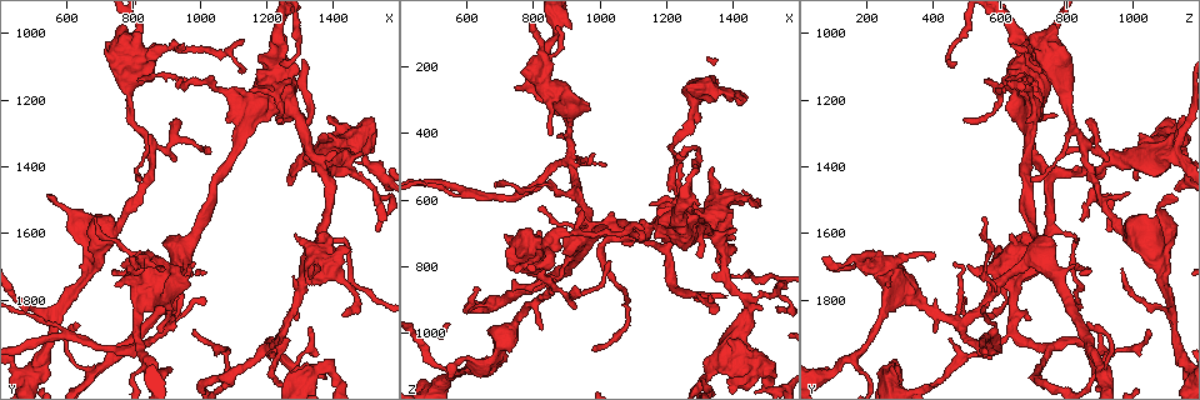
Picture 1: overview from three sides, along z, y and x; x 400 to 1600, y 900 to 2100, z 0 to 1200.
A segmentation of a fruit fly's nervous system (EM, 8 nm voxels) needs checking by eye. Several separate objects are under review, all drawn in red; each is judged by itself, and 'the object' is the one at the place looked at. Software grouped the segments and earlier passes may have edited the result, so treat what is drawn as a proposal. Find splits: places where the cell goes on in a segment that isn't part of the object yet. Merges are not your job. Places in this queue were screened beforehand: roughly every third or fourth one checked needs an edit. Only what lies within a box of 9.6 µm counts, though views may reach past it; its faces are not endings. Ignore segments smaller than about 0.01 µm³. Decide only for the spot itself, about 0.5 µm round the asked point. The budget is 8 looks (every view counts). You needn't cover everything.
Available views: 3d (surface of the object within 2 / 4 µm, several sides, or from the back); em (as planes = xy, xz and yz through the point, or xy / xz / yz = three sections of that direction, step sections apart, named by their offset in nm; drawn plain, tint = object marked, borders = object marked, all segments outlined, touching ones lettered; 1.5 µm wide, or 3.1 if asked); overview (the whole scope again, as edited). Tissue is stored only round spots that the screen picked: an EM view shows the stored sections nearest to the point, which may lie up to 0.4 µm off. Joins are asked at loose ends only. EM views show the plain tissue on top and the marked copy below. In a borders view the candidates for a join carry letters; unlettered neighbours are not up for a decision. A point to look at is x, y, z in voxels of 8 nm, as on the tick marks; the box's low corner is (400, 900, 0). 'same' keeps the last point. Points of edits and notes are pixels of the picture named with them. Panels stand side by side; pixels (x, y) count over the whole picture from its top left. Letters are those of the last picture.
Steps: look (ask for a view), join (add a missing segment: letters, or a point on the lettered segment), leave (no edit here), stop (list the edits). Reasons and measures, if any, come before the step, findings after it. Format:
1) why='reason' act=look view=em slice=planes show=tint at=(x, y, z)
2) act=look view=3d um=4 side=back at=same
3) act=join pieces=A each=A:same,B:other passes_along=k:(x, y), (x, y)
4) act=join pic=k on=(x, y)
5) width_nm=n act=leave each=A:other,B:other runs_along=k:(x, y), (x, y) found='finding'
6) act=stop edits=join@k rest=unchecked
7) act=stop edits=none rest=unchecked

why='branch stops here' act=look view=3d um=2 at=(1010, 1800, 500)

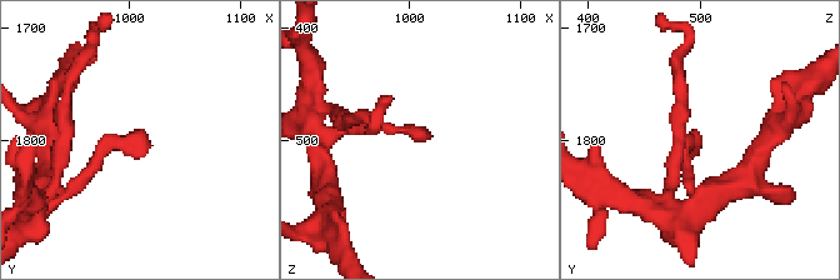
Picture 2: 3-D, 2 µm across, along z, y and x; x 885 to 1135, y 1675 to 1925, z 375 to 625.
why='now the EM' act=look view=em slice=planes show=borders at=(1016, 1796, 500)

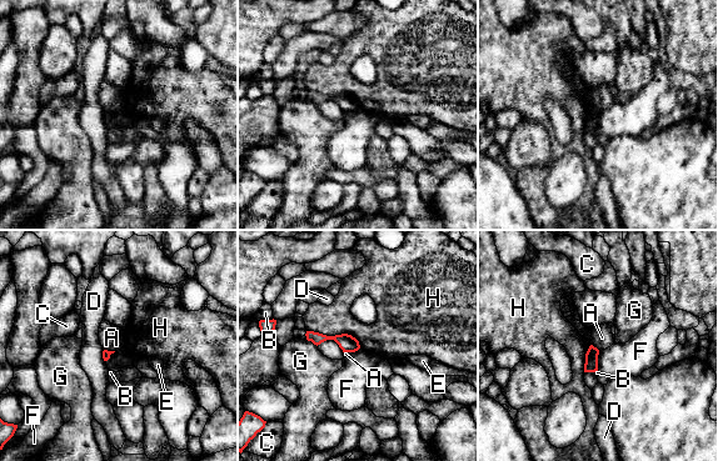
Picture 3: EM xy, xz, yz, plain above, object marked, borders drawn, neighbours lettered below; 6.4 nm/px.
act=leave each=A:other,B:other,C:other,D:other,E:other,F:other,G:other,H:other border=3:(592, 344), (599, 350) found='none of them fits'

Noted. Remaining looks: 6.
why='branch stops here' act=look view=em slice=planes show=borders at=(850, 1660, 400)

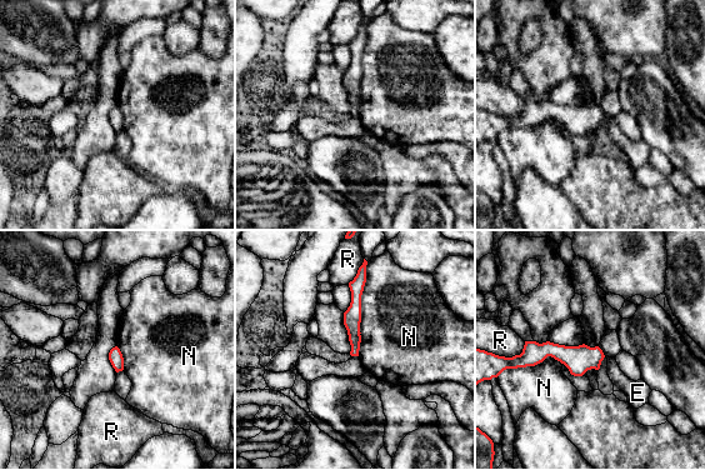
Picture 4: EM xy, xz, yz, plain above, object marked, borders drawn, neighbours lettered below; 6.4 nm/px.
longest_contact=N:600nm act=leave each=E:other,N:other,R:other border=4:(368, 264), (361, 295), (358, 355) found='no lettered segment goes on from it'

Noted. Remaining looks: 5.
why='free end' act=look view=em slice=yz step=8 show=borders at=(540, 1500, 1130)

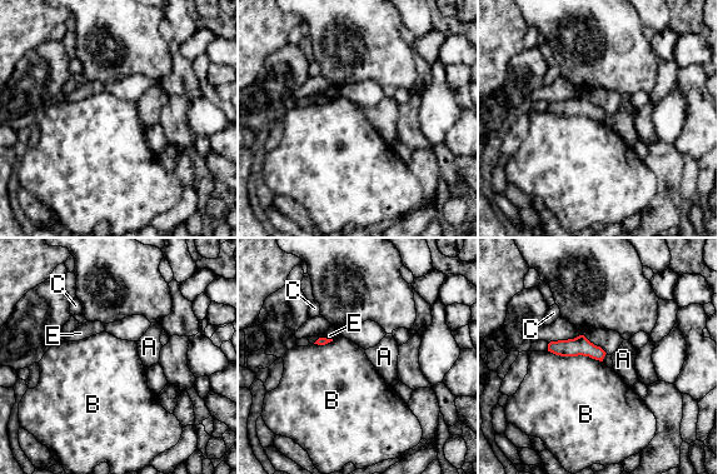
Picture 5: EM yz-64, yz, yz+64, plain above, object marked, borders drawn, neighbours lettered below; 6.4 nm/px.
act=look view=em slice=planes show=borders at=same

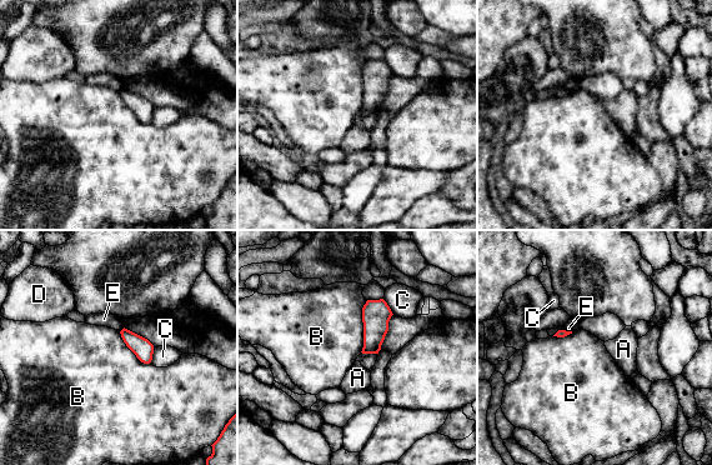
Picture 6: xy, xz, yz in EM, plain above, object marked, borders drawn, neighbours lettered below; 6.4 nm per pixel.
act=leave each=A:other,B:other,C:other,D:other,E:other border=6:(367, 300), (362, 308), (360, 351) found='no lettered segment goes on from it'

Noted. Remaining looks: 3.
act=stop edits=none rest=unchecked

